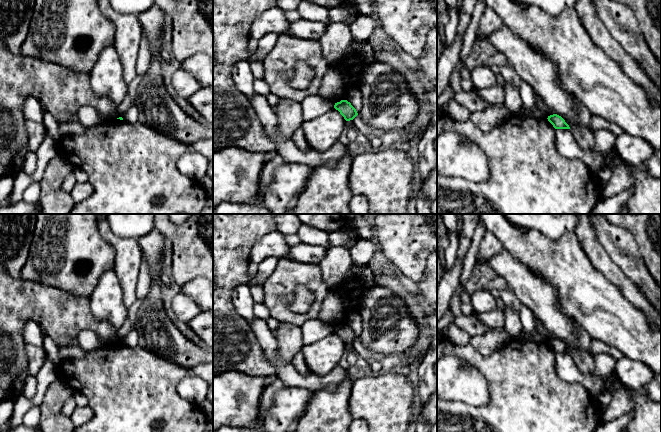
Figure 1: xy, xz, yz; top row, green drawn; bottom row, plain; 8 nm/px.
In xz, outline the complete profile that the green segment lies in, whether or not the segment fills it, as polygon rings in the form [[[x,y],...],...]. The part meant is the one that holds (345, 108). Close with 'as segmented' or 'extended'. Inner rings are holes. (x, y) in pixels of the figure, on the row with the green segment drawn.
[[[347,100],[335,103],[334,108],[340,112],[346,121],[353,120],[358,115],[356,109]]]; as segmented

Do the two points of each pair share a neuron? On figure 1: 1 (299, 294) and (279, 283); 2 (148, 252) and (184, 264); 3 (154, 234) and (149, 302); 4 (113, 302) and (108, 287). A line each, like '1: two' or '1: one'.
1: two
2: two
3: one
4: one

